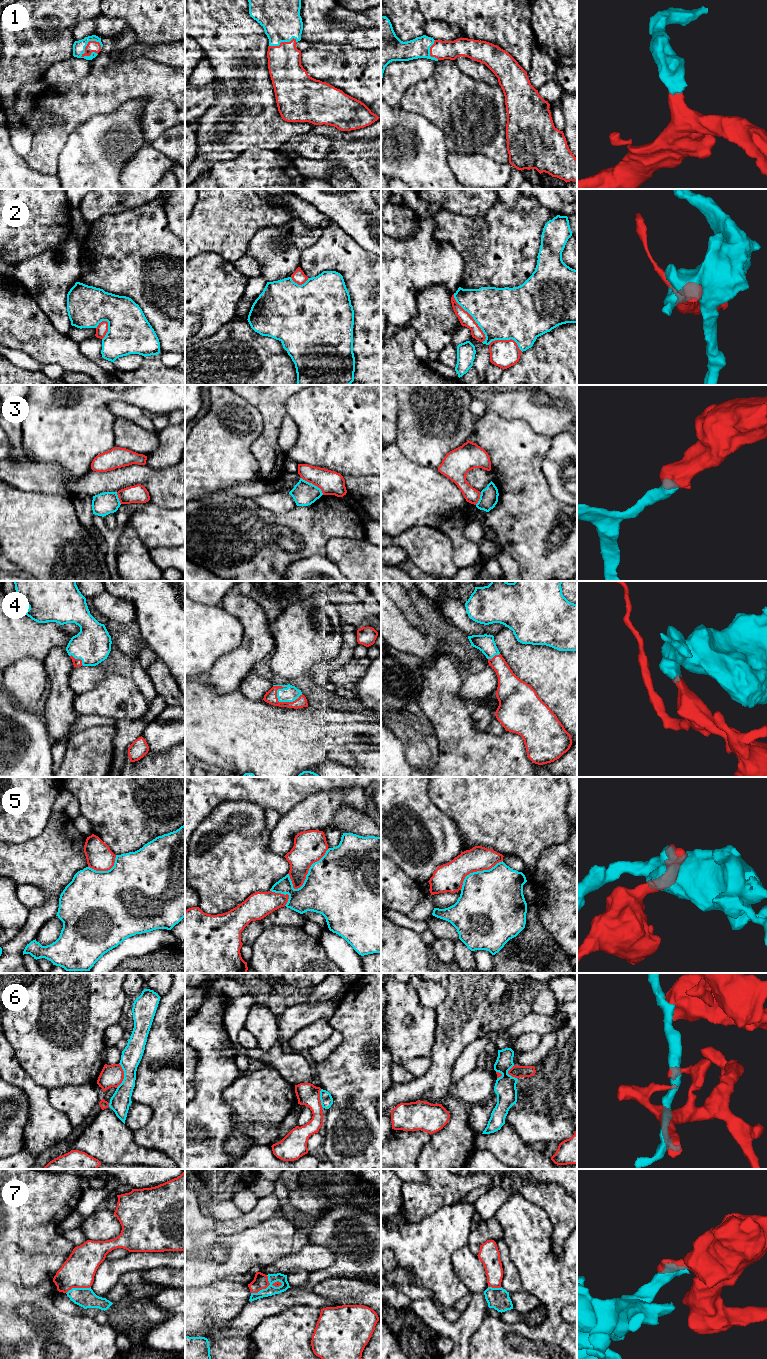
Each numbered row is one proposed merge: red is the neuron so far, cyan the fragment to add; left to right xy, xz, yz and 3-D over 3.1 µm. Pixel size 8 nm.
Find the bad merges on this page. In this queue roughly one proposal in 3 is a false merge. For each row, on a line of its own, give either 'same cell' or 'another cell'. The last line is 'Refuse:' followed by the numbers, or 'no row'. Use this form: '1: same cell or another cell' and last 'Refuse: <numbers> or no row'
1: same cell
2: another cell
3: another cell
4: same cell
5: another cell
6: another cell
7: another cell
Refuse: 2, 3, 5, 6, 7

